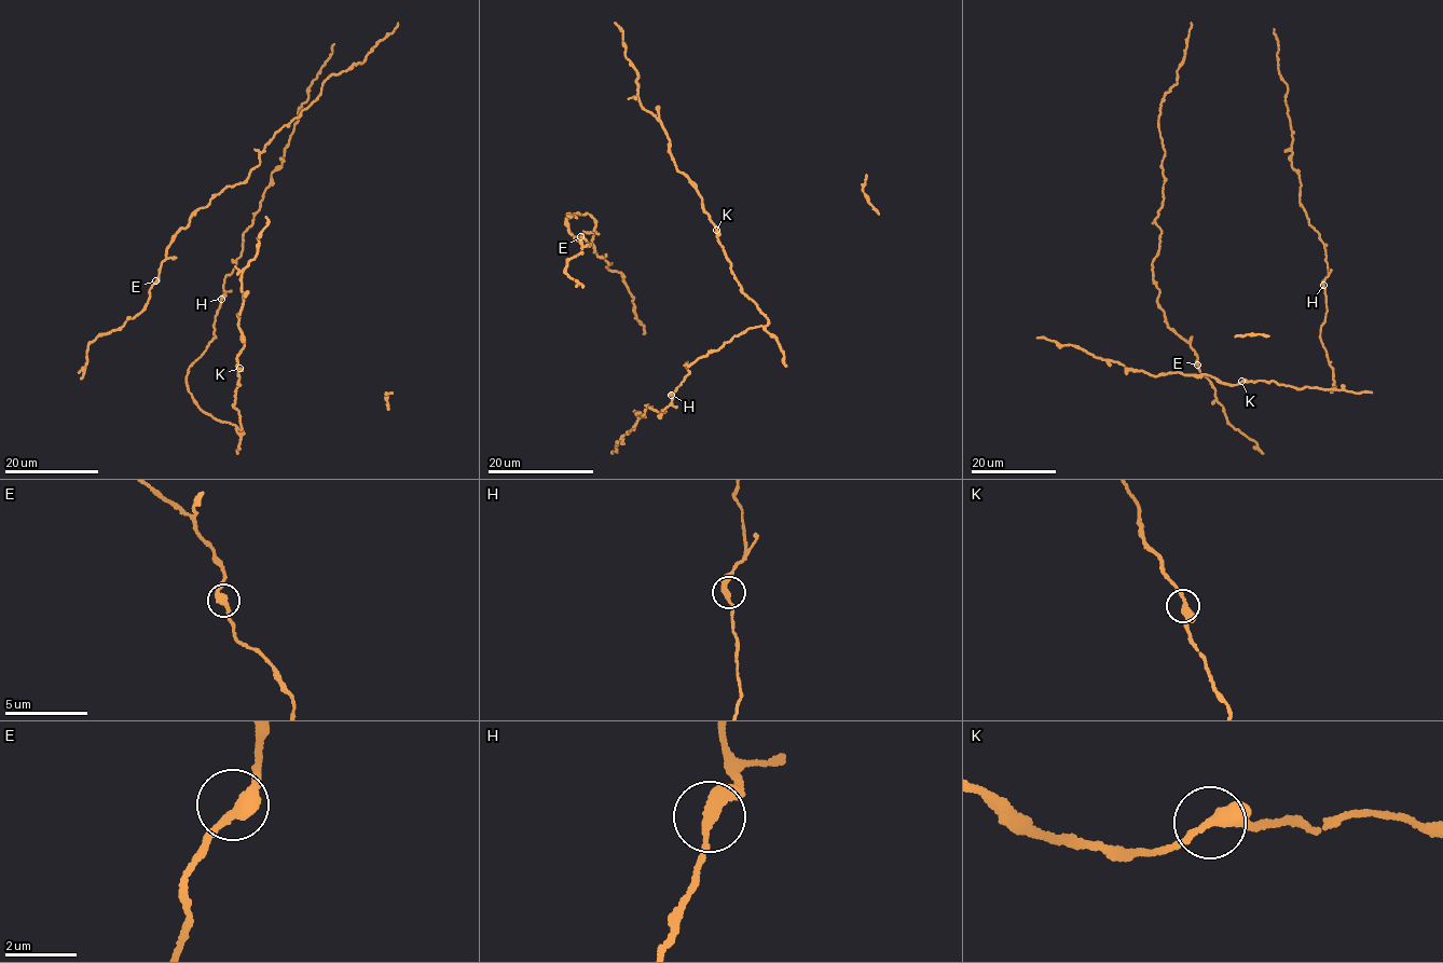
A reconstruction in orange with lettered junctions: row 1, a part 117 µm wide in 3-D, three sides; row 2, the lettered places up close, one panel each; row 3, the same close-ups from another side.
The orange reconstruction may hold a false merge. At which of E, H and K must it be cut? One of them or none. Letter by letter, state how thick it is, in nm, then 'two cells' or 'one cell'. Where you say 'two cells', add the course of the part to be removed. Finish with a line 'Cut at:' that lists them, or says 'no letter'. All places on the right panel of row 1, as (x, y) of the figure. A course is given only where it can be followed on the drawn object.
E: 340 nm | one cell
H: 320 nm | one cell
K: 340 nm | one cell
Cut at: no letter

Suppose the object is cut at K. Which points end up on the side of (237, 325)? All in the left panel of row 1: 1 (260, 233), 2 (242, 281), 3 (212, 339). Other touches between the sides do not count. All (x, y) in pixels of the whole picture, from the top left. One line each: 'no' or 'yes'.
1: yes
2: yes
3: no

